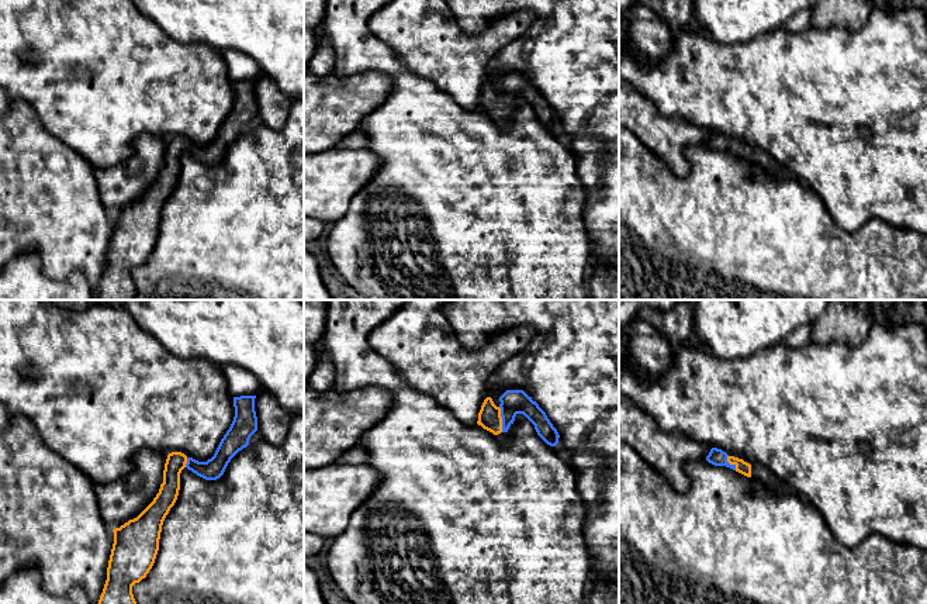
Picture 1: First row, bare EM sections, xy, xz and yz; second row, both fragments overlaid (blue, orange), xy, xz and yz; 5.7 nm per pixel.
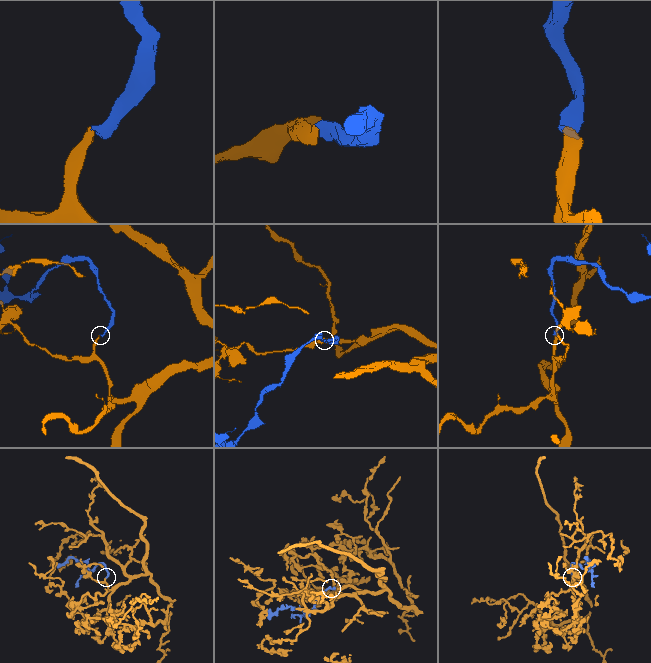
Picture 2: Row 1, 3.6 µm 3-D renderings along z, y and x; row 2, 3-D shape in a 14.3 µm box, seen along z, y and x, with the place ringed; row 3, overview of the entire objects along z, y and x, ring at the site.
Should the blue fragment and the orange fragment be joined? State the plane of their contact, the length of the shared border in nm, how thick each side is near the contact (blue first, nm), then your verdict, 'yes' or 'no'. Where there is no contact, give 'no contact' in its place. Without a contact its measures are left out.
contact in xz; length 150 nm; calibres 140 and 130 nm; yes

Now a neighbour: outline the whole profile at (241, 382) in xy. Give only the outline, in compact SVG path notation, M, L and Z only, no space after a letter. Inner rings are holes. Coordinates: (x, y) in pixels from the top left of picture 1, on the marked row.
M221 366L221 370L232 397L257 396L262 391L257 379L246 369L239 366Z

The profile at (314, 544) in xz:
M304 532L304 558L325 553L328 539L315 532Z

